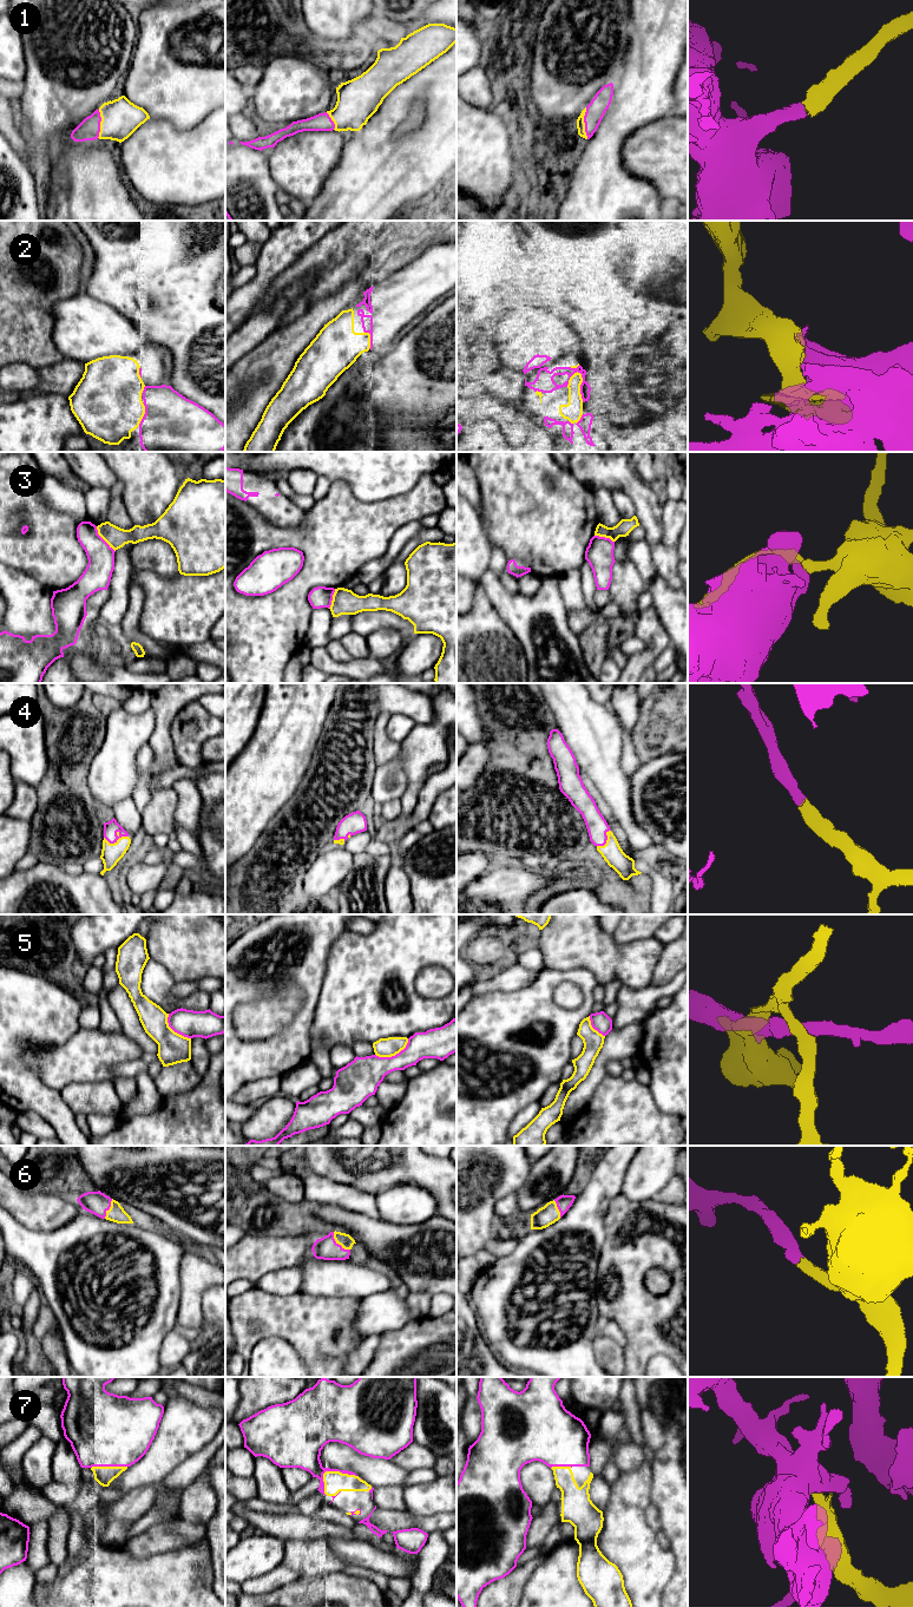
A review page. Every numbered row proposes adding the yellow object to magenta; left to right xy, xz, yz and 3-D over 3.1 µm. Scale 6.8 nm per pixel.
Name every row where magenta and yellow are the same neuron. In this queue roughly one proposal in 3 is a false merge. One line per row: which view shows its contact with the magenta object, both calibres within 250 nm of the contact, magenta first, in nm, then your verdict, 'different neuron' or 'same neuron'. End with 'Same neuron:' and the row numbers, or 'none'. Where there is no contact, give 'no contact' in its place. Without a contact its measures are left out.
1: contact in yz; calibres 130 and 60 nm; same neuron
2: contact in yz; calibres 140 and 130 nm; same neuron
3: contact in xy; calibres 190 and 140 nm; different neuron
4: contact in xy; calibres 100 and 140 nm; same neuron
5: contact in xz; calibres 240 and 130 nm; different neuron
6: contact in xz; calibres 150 and 90 nm; same neuron
7: contact in xz; calibres 260 and 140 nm; same neuron
Same neuron: 1, 2, 4, 6, 7

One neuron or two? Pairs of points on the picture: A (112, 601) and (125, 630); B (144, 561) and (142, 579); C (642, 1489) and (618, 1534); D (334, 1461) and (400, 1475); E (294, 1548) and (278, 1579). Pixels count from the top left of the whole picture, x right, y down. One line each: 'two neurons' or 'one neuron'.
A: two neurons
B: two neurons
C: one neuron
D: one neuron
E: two neurons

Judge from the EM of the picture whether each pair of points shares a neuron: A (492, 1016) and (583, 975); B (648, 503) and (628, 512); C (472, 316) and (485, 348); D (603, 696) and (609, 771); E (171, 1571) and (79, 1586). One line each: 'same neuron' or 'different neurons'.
A: same neuron
B: different neurons
C: same neuron
D: different neurons
E: same neuron

